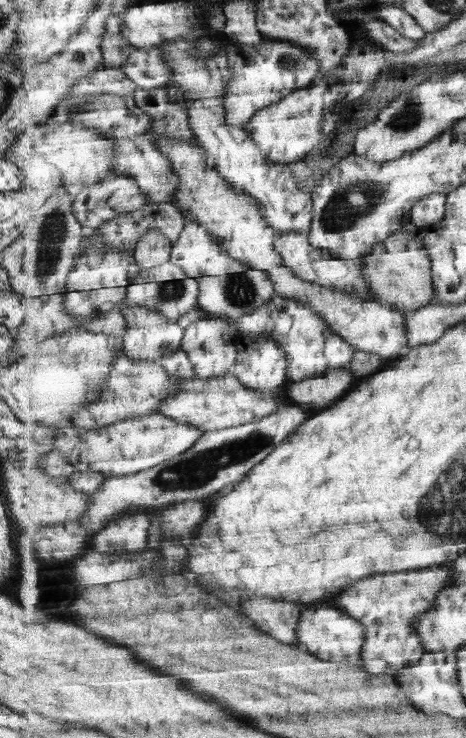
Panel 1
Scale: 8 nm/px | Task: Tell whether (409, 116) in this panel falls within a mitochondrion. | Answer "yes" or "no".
yes

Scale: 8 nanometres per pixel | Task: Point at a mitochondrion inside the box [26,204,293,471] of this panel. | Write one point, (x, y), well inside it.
(53, 234)

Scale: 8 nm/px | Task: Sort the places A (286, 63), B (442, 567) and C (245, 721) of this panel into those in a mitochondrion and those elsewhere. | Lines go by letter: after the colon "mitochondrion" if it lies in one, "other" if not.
A: mitochondrion
B: other
C: other

